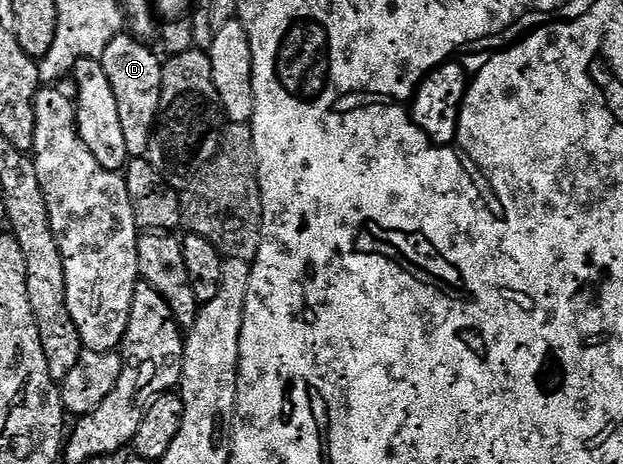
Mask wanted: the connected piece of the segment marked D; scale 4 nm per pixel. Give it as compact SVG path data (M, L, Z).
M120 34L111 39L109 46L105 46L105 54L101 58L105 78L109 78L109 86L113 86L113 98L117 98L117 115L121 117L125 150L131 158L146 157L151 131L159 118L163 60L160 53L155 53L147 44L150 43L134 34Z

